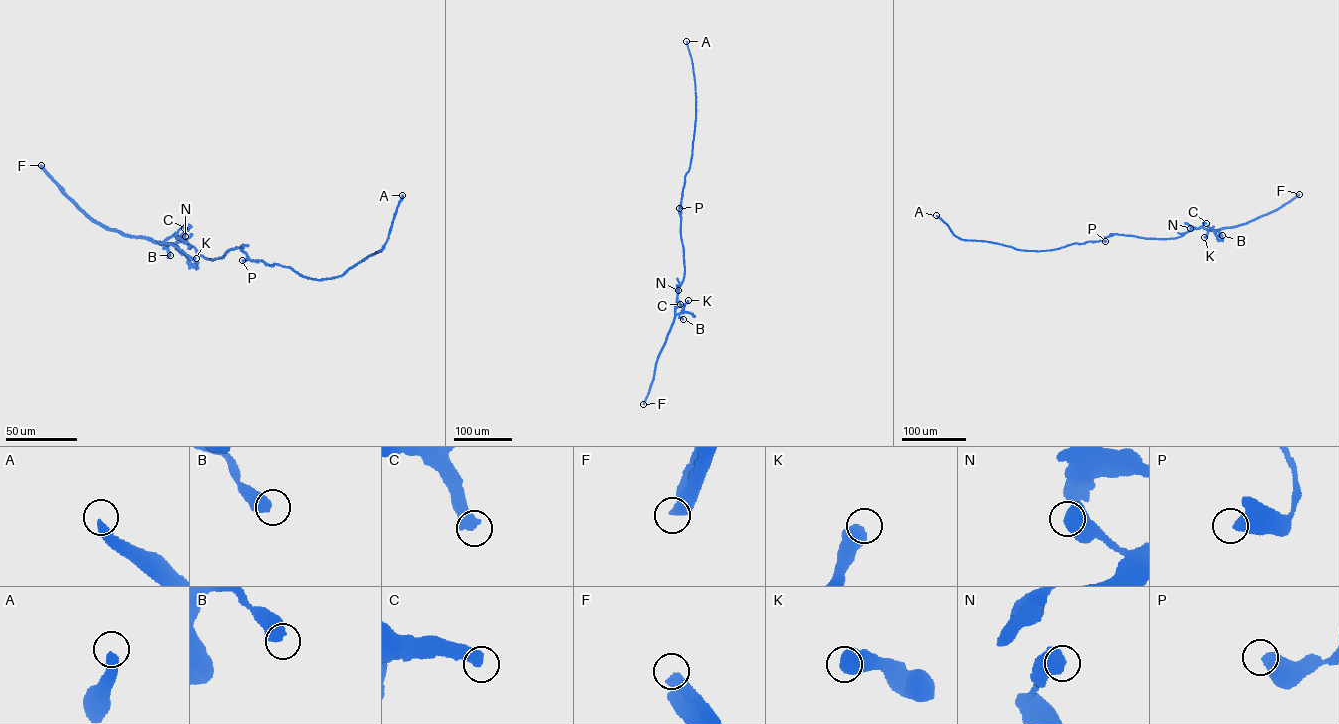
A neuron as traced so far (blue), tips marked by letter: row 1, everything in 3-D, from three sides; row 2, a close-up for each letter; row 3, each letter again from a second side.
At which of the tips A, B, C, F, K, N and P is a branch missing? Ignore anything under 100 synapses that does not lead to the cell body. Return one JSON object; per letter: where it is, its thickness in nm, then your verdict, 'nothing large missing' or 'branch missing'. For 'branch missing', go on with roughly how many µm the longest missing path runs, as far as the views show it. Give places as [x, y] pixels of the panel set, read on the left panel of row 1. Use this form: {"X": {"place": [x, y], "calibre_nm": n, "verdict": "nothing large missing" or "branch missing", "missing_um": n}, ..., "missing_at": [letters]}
{"A": {"place": [402, 195], "calibre_nm": 360, "verdict": "branch missing", "missing_um": 100}, "B": {"place": [170, 255], "calibre_nm": 550, "verdict": "nothing large missing"}, "C": {"place": [184, 228], "calibre_nm": 500, "verdict": "nothing large missing"}, "F": {"place": [41, 165], "calibre_nm": 500, "verdict": "nothing large missing"}, "K": {"place": [196, 258], "calibre_nm": 600, "verdict": "nothing large missing"}, "N": {"place": [185, 236], "calibre_nm": 650, "verdict": "nothing large missing"}, "P": {"place": [242, 260], "calibre_nm": 550, "verdict": "nothing large missing"}, "missing_at": ["A"]}

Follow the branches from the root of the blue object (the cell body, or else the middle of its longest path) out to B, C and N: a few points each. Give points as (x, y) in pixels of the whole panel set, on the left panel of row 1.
B: (237, 248), (211, 260), (180, 237), (172, 236), (158, 242), (168, 244), (170, 255)
C: (237, 248), (227, 250), (222, 257), (206, 259), (181, 237), (177, 237), (176, 233), (184, 228)
N: (237, 248), (227, 250), (222, 257), (206, 259), (185, 243), (185, 236)

